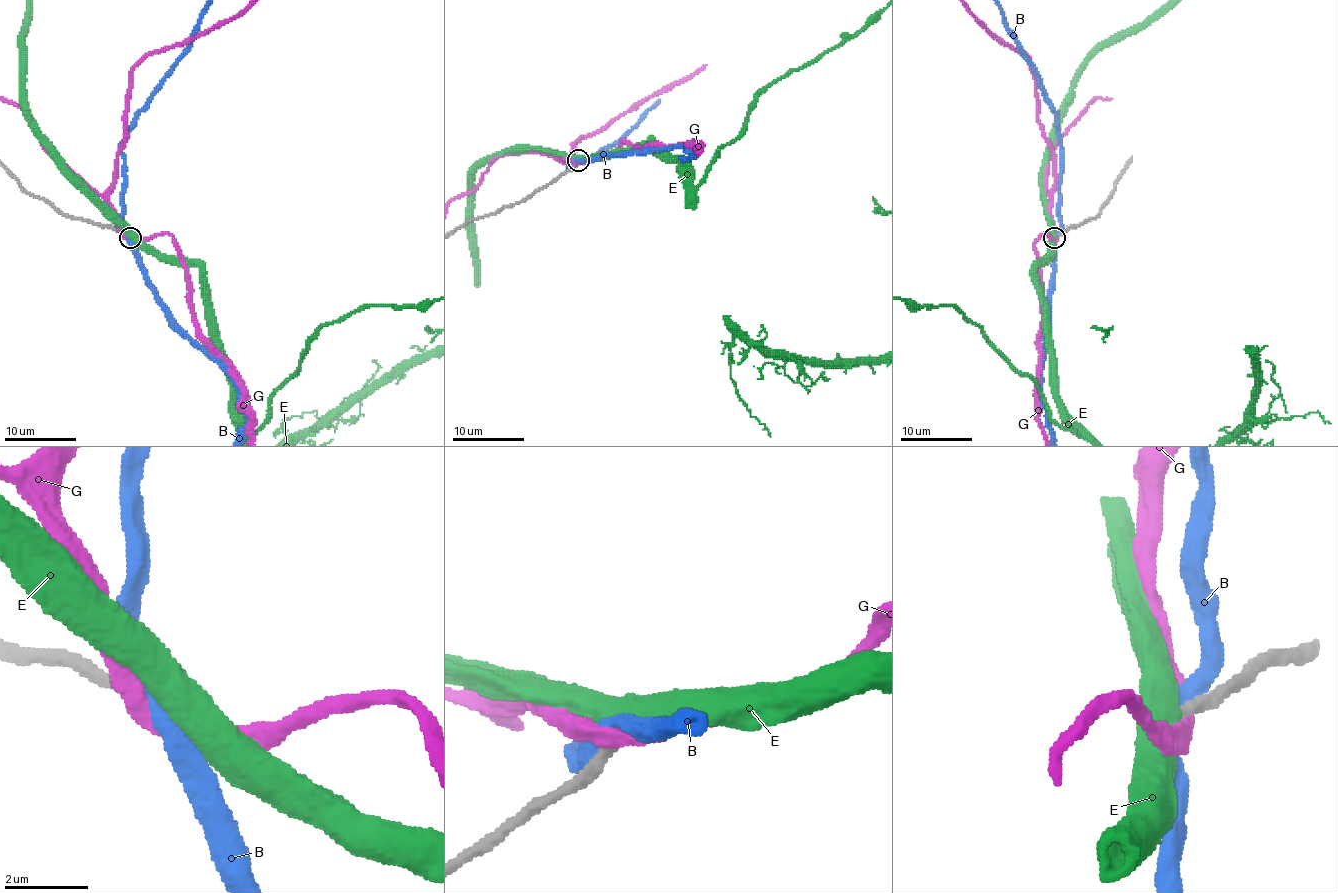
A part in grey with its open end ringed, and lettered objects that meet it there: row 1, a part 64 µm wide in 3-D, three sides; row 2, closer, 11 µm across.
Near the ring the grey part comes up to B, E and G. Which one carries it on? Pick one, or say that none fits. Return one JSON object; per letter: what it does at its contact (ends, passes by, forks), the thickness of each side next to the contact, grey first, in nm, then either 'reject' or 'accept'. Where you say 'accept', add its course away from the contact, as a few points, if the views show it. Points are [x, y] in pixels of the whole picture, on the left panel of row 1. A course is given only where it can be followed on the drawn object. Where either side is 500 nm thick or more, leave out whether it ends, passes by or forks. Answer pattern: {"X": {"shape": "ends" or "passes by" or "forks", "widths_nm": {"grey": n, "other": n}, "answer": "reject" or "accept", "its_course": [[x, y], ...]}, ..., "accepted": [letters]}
{"B": {"shape": "passes by", "widths_nm": {"grey": 420, "other": 420}, "answer": "accept"}, "E": {"widths_nm": {"grey": 320, "other": 550}, "answer": "reject"}, "G": {"shape": "passes by", "widths_nm": {"grey": 380, "other": 420}, "answer": "reject"}, "accepted": ["B"]}

